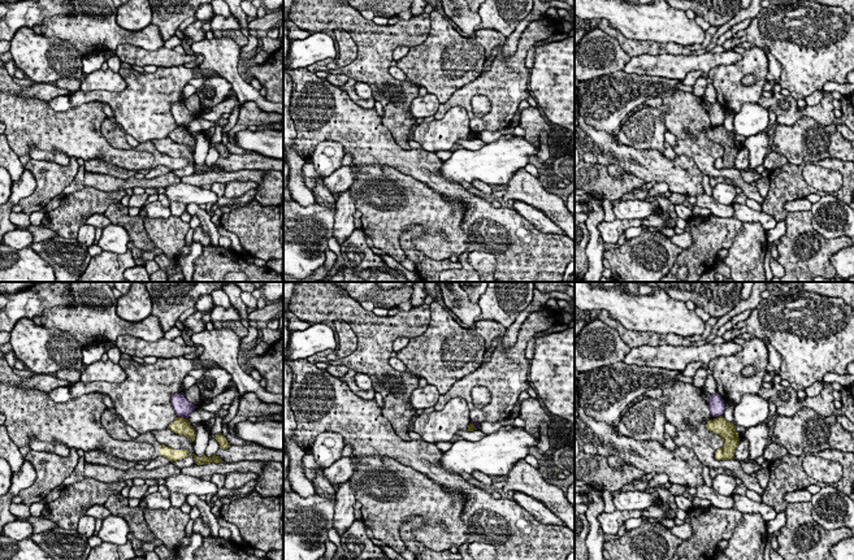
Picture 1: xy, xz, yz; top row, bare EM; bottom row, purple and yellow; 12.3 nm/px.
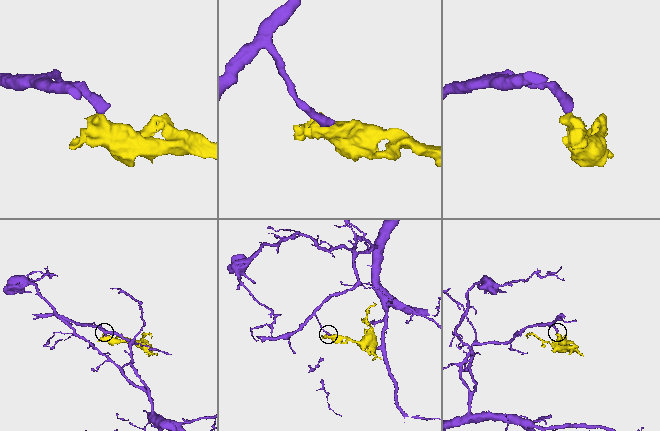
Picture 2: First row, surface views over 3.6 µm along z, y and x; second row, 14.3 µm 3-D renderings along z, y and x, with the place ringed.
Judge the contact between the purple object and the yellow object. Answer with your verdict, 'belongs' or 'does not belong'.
does not belong

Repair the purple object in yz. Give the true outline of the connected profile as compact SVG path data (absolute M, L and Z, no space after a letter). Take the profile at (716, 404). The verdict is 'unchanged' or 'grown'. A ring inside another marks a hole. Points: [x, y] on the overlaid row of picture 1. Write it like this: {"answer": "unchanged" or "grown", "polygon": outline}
{"answer": "unchanged", "polygon": "M718 392L710 395L710 400L707 403L710 407L711 416L714 416L714 417L723 416L723 413L725 411L725 403Z"}

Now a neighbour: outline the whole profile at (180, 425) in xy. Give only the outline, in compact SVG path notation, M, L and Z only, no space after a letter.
M177 417L169 426L173 433L179 434L179 435L186 435L190 438L192 442L195 440L195 430L192 429L191 424L188 422L187 418L183 417Z

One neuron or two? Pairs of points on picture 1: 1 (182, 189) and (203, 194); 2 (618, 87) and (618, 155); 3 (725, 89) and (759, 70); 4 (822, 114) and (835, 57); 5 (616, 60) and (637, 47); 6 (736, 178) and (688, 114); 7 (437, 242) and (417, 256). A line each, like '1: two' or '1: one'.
1: one
2: two
3: one
4: two
5: two
6: one
7: two

